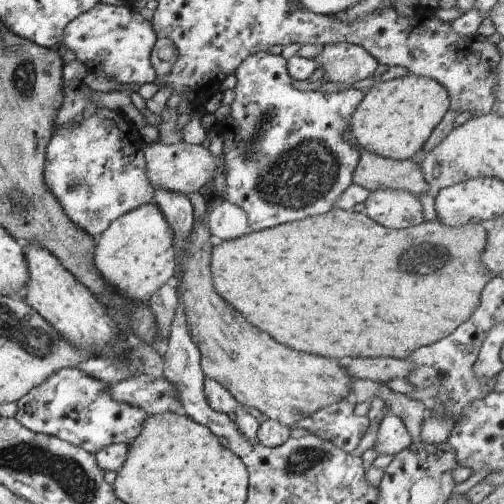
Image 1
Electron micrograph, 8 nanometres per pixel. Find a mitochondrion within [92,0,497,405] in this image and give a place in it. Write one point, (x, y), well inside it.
(301, 177)

